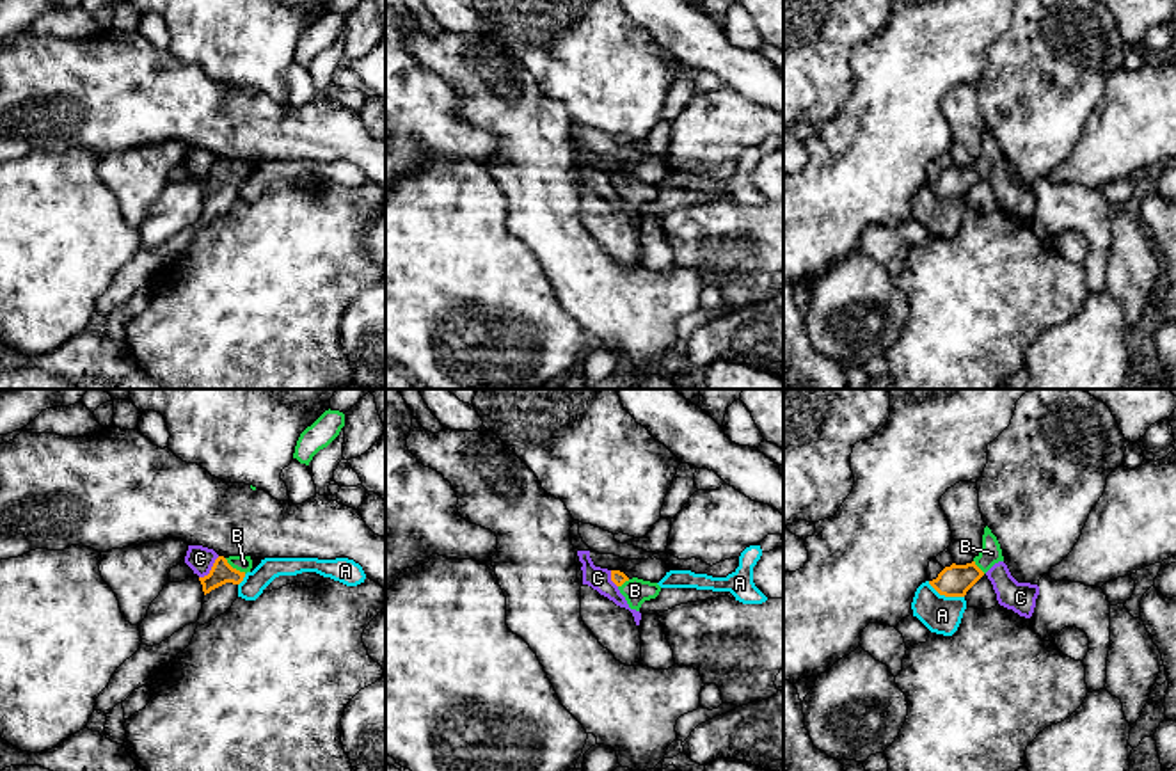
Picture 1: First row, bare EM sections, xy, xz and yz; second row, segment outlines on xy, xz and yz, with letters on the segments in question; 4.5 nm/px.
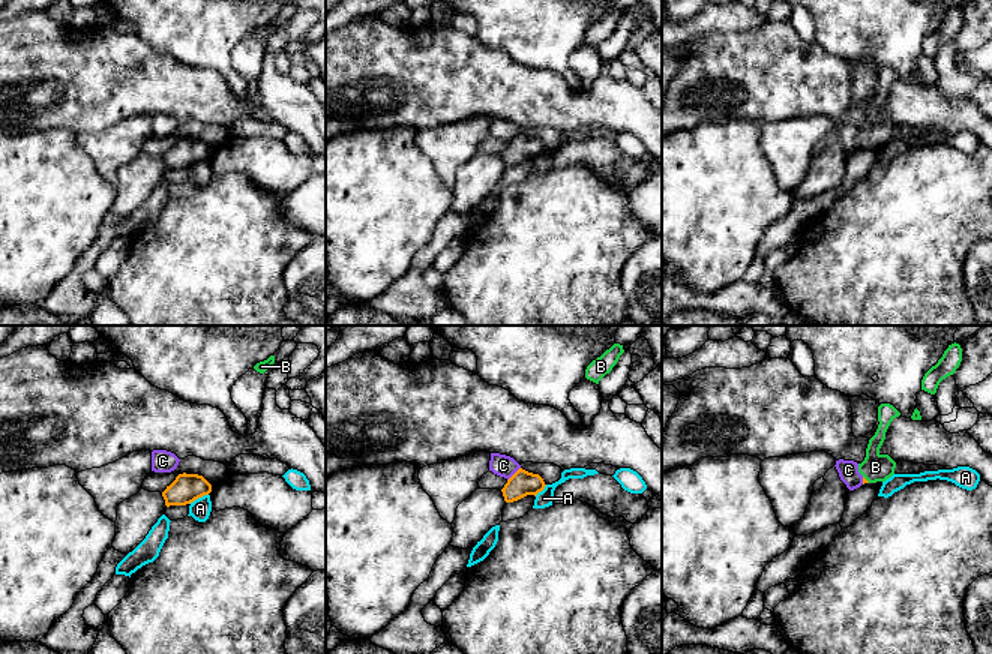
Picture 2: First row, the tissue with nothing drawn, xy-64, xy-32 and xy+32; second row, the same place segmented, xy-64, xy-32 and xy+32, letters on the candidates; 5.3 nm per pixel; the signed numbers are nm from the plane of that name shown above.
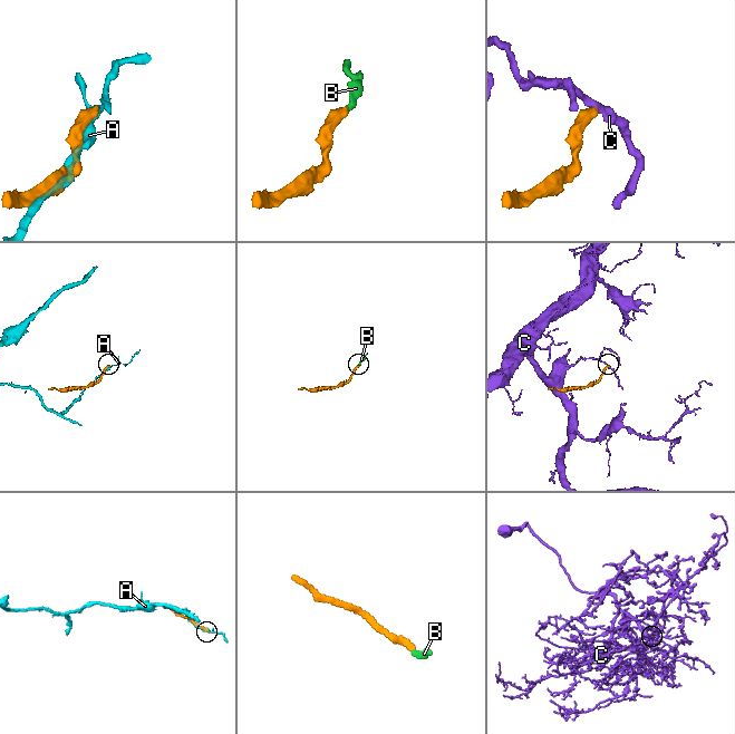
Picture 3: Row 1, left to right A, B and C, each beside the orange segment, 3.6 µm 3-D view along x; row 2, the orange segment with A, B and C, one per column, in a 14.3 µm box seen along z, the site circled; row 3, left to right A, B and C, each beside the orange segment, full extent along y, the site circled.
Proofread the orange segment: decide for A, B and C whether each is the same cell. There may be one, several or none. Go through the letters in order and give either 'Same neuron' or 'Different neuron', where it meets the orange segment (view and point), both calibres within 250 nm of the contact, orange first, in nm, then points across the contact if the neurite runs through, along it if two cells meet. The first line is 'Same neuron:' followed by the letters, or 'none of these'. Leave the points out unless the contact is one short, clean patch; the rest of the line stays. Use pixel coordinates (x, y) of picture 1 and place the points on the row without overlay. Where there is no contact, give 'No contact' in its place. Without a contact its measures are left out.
Same neuron: B
A: Different neuron. Touches orange at yz (945, 198). Thickness 140 nm (orange) against 170 nm
B: Same neuron. Touches orange at xy (235, 171). Thickness 100 nm (orange) against 80 nm. Path across: xy (221, 174), (235, 171), (244, 166)
C: Different neuron. Touches orange at xy (212, 171). Thickness 100 nm (orange) against 120 nm. Boundary: xy (219, 158), (212, 171), (199, 180)

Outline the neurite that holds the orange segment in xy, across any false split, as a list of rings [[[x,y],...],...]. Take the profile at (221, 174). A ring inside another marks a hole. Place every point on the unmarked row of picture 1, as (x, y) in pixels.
[[[219,158],[210,176],[199,179],[204,197],[226,185],[240,187],[245,176],[250,174],[250,171],[252,171],[250,158],[229,158],[229,160]]]

